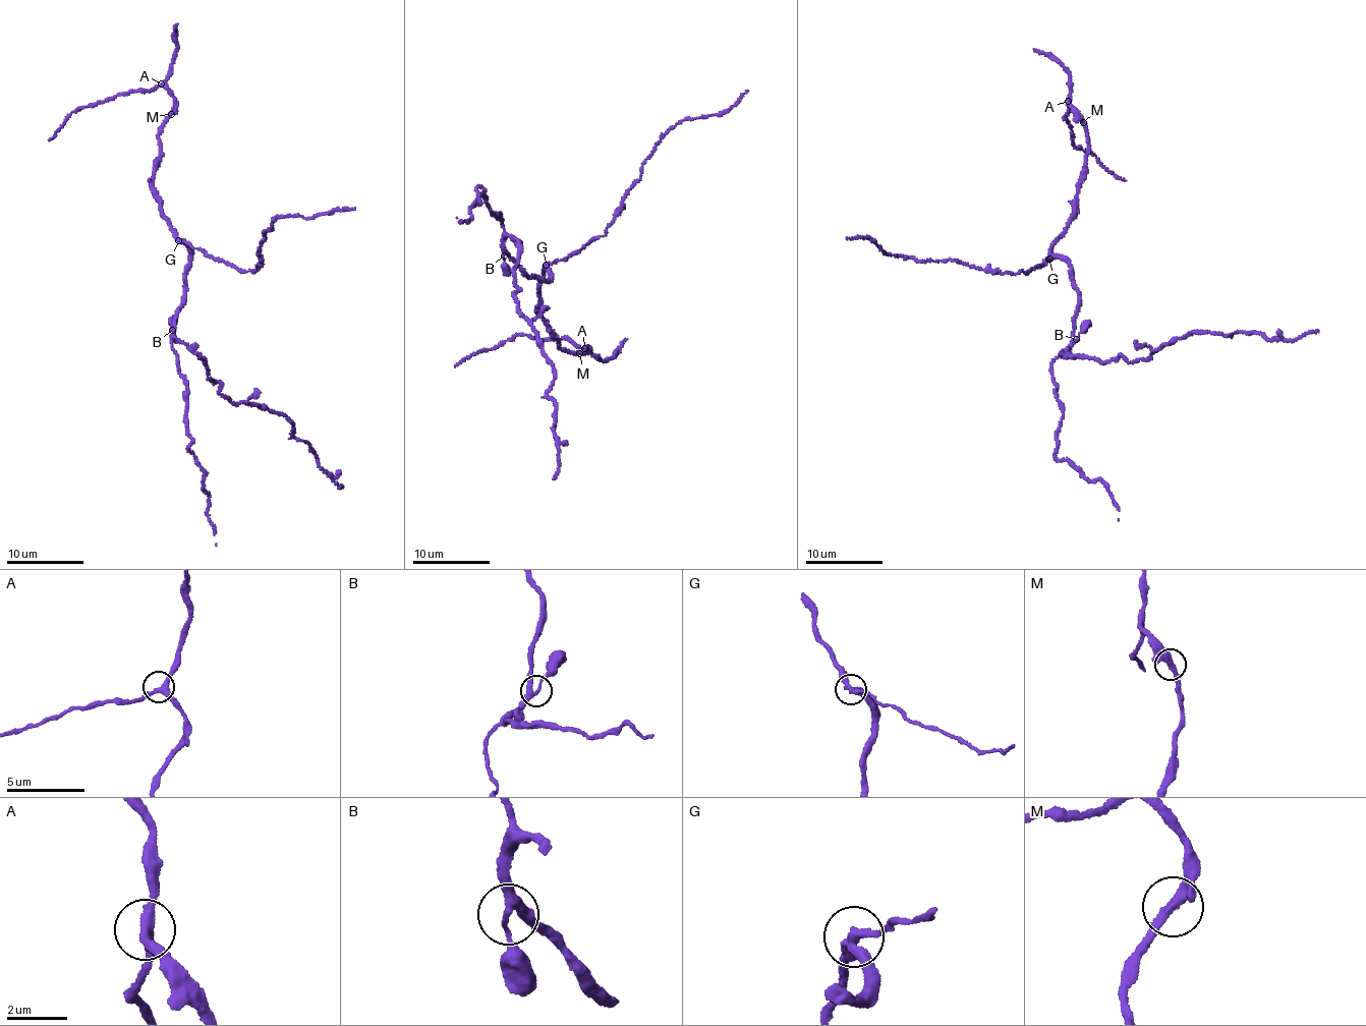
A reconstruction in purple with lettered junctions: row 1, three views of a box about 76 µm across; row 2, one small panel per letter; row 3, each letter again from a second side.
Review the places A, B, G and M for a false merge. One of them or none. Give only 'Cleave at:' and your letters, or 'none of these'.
Cleave at: G

